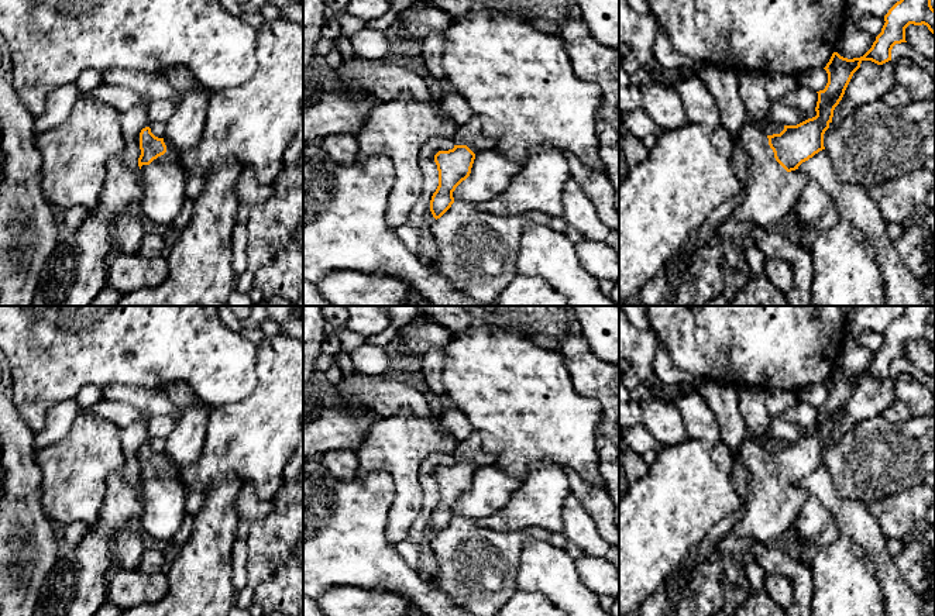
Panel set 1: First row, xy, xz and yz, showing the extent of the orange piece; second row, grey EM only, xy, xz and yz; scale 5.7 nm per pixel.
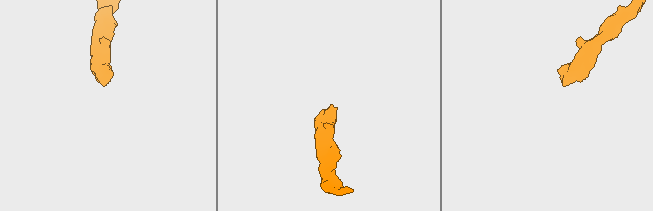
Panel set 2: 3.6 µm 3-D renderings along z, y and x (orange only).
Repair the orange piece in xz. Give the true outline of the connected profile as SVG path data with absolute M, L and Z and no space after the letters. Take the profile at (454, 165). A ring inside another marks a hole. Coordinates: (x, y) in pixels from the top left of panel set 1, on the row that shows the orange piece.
M475 114L465 124L457 127L453 140L456 142L453 149L439 151L434 155L439 186L432 196L430 211L436 220L454 203L453 192L470 176L475 155L496 149L498 145L495 138L482 133L481 118Z

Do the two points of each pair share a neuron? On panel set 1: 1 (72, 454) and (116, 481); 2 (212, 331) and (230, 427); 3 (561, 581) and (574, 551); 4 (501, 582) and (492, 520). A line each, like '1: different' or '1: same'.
1: different
2: different
3: different
4: different

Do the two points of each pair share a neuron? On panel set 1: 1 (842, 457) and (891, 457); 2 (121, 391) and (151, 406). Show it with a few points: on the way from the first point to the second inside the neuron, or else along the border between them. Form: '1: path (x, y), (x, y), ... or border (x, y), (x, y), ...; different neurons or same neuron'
1: path (855, 457), (879, 457); same neuron
2: path (129, 395), (144, 399); same neuron

